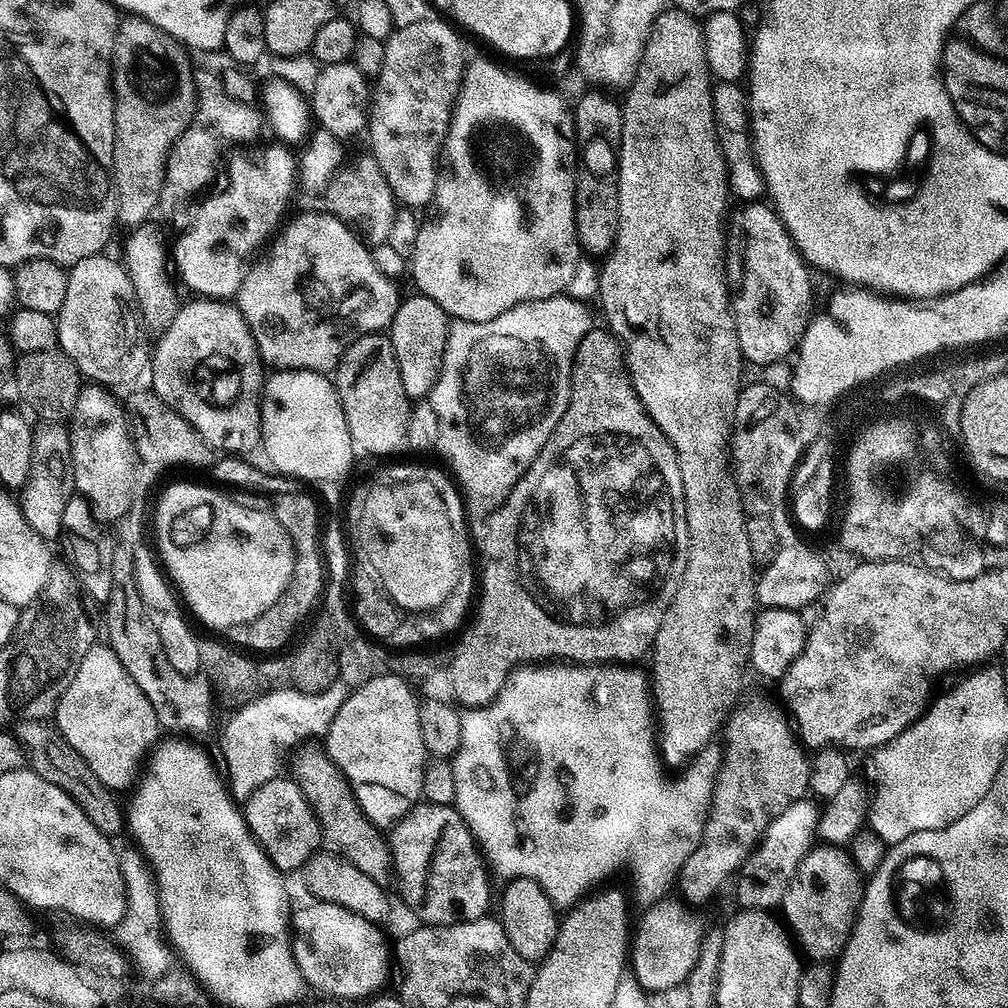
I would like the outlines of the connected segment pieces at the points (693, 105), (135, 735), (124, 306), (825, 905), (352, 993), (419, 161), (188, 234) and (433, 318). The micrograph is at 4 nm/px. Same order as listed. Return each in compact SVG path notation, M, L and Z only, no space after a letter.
M672 6L658 14L654 26L648 35L644 53L636 76L627 89L628 97L622 100L624 125L618 153L618 234L612 247L599 269L600 290L598 303L604 307L607 327L620 339L626 349L628 372L632 376L634 386L642 406L650 414L652 421L666 434L666 438L674 446L678 466L682 474L682 490L686 502L686 520L688 522L688 565L686 574L682 574L682 582L678 586L678 594L674 602L662 617L662 626L658 626L658 634L652 643L650 661L650 695L654 701L654 716L658 721L658 748L663 759L687 762L698 752L709 747L712 735L723 729L732 709L737 705L740 694L740 683L744 680L744 668L749 667L750 646L754 638L754 626L758 615L756 599L757 577L752 576L754 561L750 554L750 544L746 542L746 513L740 504L740 492L736 489L733 469L730 467L730 445L732 442L732 423L736 417L736 407L740 397L742 379L740 371L746 368L746 361L740 355L738 330L732 317L732 306L728 294L728 282L724 271L724 237L726 235L725 216L729 211L730 193L728 190L728 171L722 158L720 143L716 141L716 123L714 122L714 106L712 105L712 89L714 77L706 62L704 49L704 30L701 21L688 12L681 12Z
M97 642L86 650L86 658L82 658L82 666L78 666L78 674L74 674L74 682L70 682L58 702L55 720L54 728L60 739L82 754L86 766L90 766L110 790L133 783L138 765L162 736L158 714L154 714L150 698L138 690L138 682L126 674L126 666L122 666L118 654L114 654L107 642Z
M108 254L99 256L91 256L90 258L82 258L82 262L71 265L67 269L68 281L66 282L66 298L62 301L59 312L56 313L56 329L58 330L58 338L60 339L58 348L64 352L74 362L74 366L78 366L81 377L87 378L91 383L101 386L113 386L112 384L132 384L140 375L145 375L146 369L150 364L150 344L140 337L142 333L142 321L138 315L136 306L136 295L134 294L134 286L128 277L128 269L124 267L119 259L111 260Z
M821 843L813 846L802 858L794 878L786 886L786 894L782 901L783 919L794 937L795 943L802 949L803 955L812 962L832 962L839 957L848 945L852 927L856 925L856 916L860 913L860 903L864 897L865 881L856 869L856 863L843 847Z
M308 902L305 908L291 913L290 932L294 962L302 974L305 985L309 989L317 988L325 997L339 998L341 1001L372 998L381 991L380 988L388 980L388 956L390 960L390 944L384 941L381 925L371 924L366 918L354 914L337 904L330 902Z
M431 18L396 28L384 41L386 58L382 61L382 70L374 77L370 88L366 125L366 137L368 136L368 144L372 147L369 148L370 154L378 162L390 190L405 209L420 210L433 203L438 179L438 161L442 156L448 123L452 120L452 106L456 103L460 82L464 78L466 59L464 60L464 44L459 36L461 33L449 24L444 20Z
M276 142L273 143L257 160L248 160L245 164L238 165L232 181L228 184L228 189L206 201L197 210L196 221L177 238L174 264L175 267L177 264L181 276L192 294L199 294L210 300L228 300L235 297L246 265L253 259L257 249L267 245L277 229L281 227L282 221L285 219L284 211L287 210L288 203L292 200L292 190L294 194L294 189L298 184L298 160L295 155L292 157L287 152L289 151L287 147Z
M419 294L411 295L405 295L399 301L390 325L390 335L398 358L398 374L402 374L402 386L406 386L409 400L420 402L431 397L432 387L440 377L450 317L438 302Z

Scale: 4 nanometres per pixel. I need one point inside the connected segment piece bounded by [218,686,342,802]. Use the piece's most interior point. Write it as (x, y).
(282, 715)

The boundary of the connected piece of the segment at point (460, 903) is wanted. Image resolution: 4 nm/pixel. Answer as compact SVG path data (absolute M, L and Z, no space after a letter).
M427 802L415 804L397 824L392 825L387 842L388 849L392 852L394 884L396 880L396 888L400 891L405 906L417 916L420 924L461 924L467 920L477 920L489 911L489 869L472 837L472 831L464 825L464 819L453 805L438 806Z

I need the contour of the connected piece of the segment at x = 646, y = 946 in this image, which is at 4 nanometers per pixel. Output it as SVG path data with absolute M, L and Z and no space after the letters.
M667 896L649 905L632 934L630 970L644 990L655 994L683 983L693 970L706 933L695 909L674 896Z

